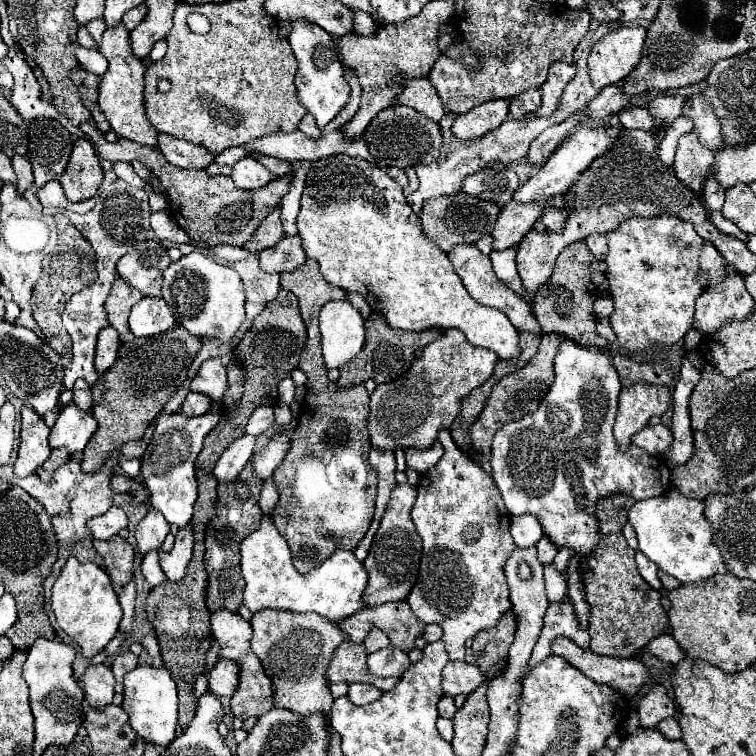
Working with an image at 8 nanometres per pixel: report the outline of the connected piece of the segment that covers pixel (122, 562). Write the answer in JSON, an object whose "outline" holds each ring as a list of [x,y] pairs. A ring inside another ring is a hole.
{"outline":[[[113,536],[109,540],[93,540],[93,548],[105,560],[105,572],[115,586],[123,586],[133,574],[133,548],[121,538]]]}

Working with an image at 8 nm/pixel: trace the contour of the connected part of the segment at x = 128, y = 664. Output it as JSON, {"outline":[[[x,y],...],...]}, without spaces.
{"outline":[[[129,650],[119,652],[117,658],[113,660],[111,670],[113,670],[115,678],[117,678],[117,686],[115,686],[115,690],[117,690],[119,694],[123,694],[123,676],[125,676],[127,672],[131,672],[135,666],[137,666],[137,656],[135,656],[133,652],[129,652]]]}

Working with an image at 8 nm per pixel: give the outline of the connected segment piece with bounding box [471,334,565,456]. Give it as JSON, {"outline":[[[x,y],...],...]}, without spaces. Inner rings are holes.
{"outline":[[[543,334],[541,336],[541,344],[539,344],[539,350],[535,354],[535,358],[523,366],[521,370],[505,376],[503,380],[499,380],[495,386],[493,386],[493,392],[483,408],[483,414],[477,418],[477,422],[473,424],[471,428],[471,440],[473,440],[473,446],[483,454],[487,456],[489,454],[489,448],[491,448],[491,440],[495,436],[495,432],[511,422],[511,420],[517,420],[529,412],[535,412],[539,402],[543,400],[543,396],[547,394],[551,382],[553,382],[553,358],[559,350],[559,338],[565,338],[561,334]]]}

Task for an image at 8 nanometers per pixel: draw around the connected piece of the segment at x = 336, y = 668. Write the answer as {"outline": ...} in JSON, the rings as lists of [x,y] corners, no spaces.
{"outline":[[[343,642],[335,650],[325,676],[329,684],[337,682],[372,684],[383,692],[390,690],[399,682],[398,678],[375,678],[373,674],[369,674],[365,646],[363,644],[355,646],[351,642]]]}

